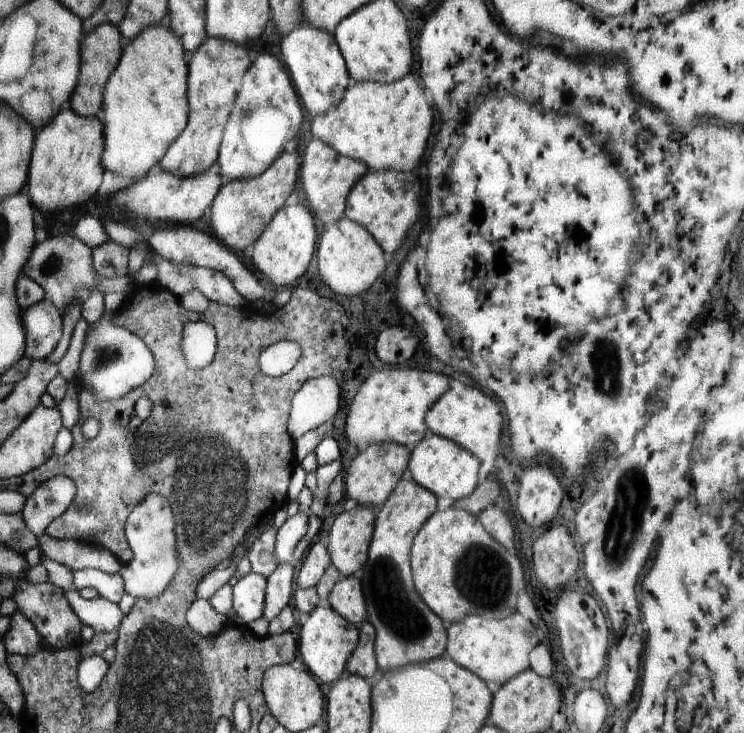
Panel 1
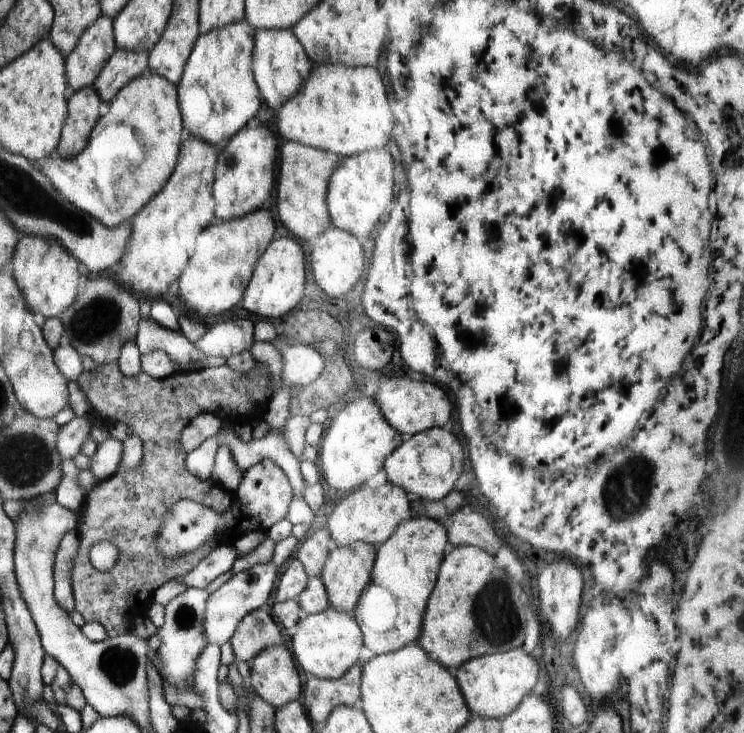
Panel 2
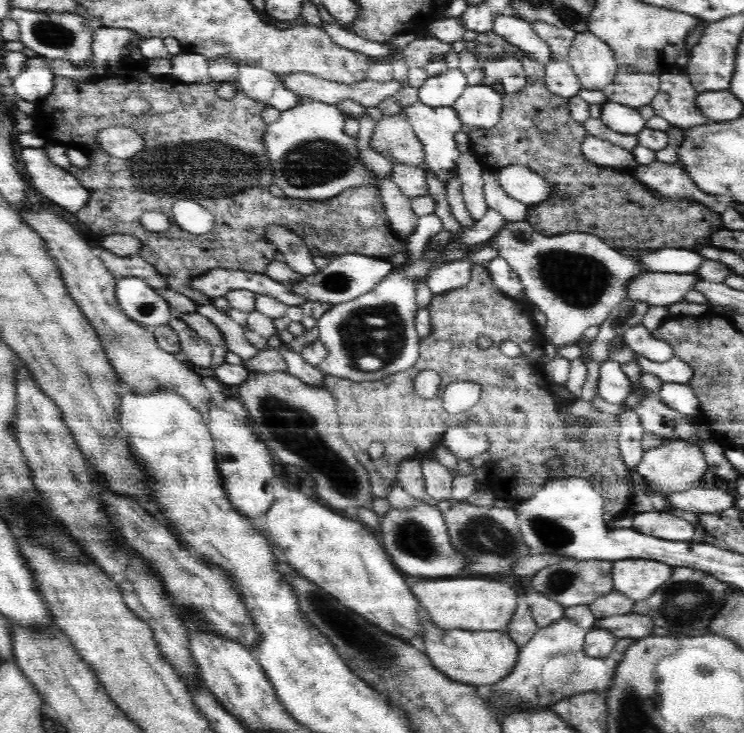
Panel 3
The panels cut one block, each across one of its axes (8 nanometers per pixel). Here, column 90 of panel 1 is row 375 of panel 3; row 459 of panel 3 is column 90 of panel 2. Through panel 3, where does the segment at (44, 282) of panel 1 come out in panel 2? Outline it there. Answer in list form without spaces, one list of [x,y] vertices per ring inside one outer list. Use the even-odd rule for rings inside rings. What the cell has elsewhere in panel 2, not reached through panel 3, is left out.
[[[112,278],[85,279],[72,306],[68,306],[59,318],[64,326],[65,342],[81,357],[89,356],[96,364],[116,362],[126,342],[134,342],[138,334],[141,312],[139,298],[120,286]]]

